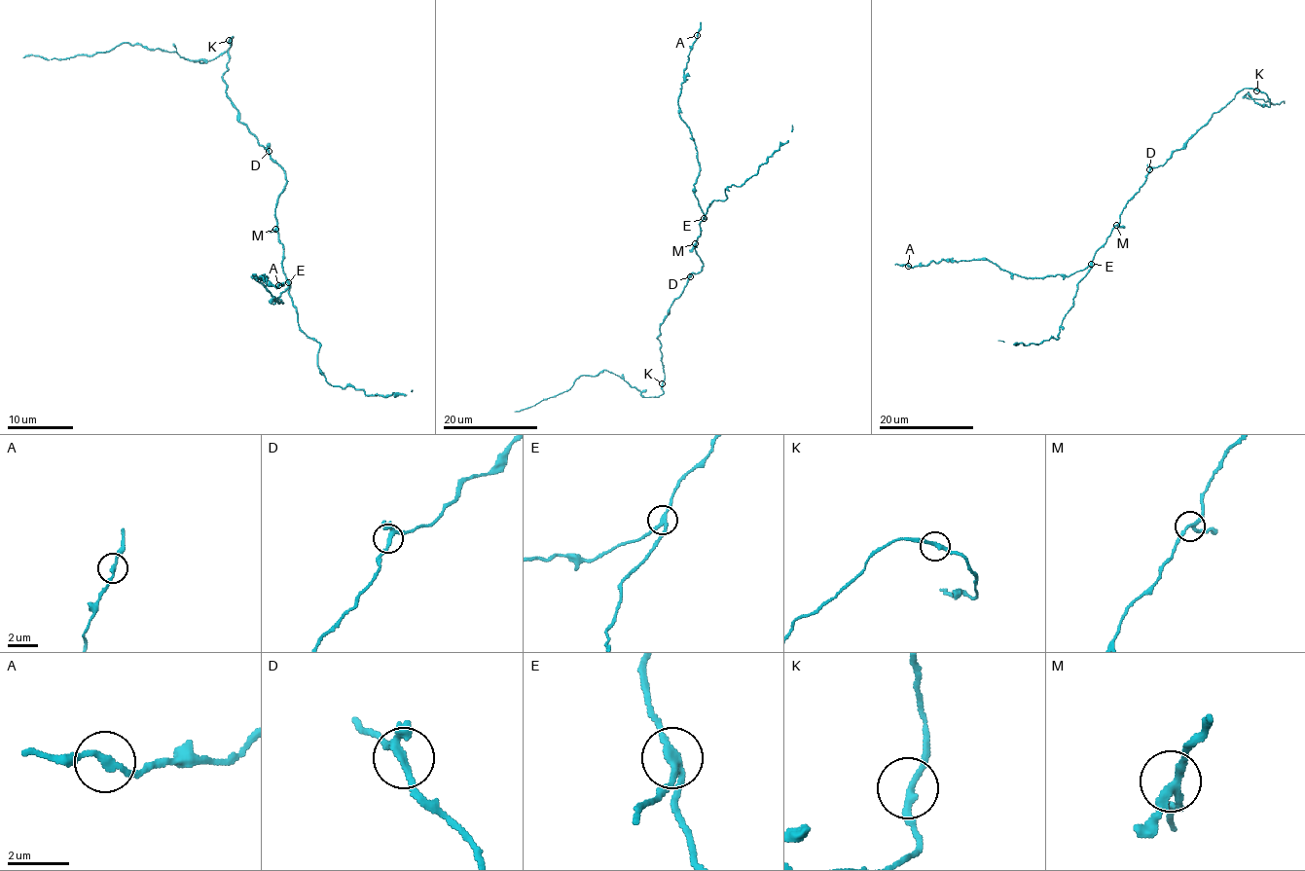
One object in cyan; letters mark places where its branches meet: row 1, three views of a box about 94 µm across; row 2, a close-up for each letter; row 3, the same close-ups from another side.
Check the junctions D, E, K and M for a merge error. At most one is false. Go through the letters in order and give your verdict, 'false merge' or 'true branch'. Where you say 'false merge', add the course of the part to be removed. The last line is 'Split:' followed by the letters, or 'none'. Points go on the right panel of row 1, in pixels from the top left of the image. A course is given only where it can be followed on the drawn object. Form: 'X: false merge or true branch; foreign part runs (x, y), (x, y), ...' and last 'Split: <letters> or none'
D: true branch
E: false merge; foreign part runs (1091, 263), (1069, 276), (1043, 277), (1023, 277), (1001, 271), (987, 260), (942, 260), (912, 267), (894, 264)
K: true branch
M: true branch
Split: E

